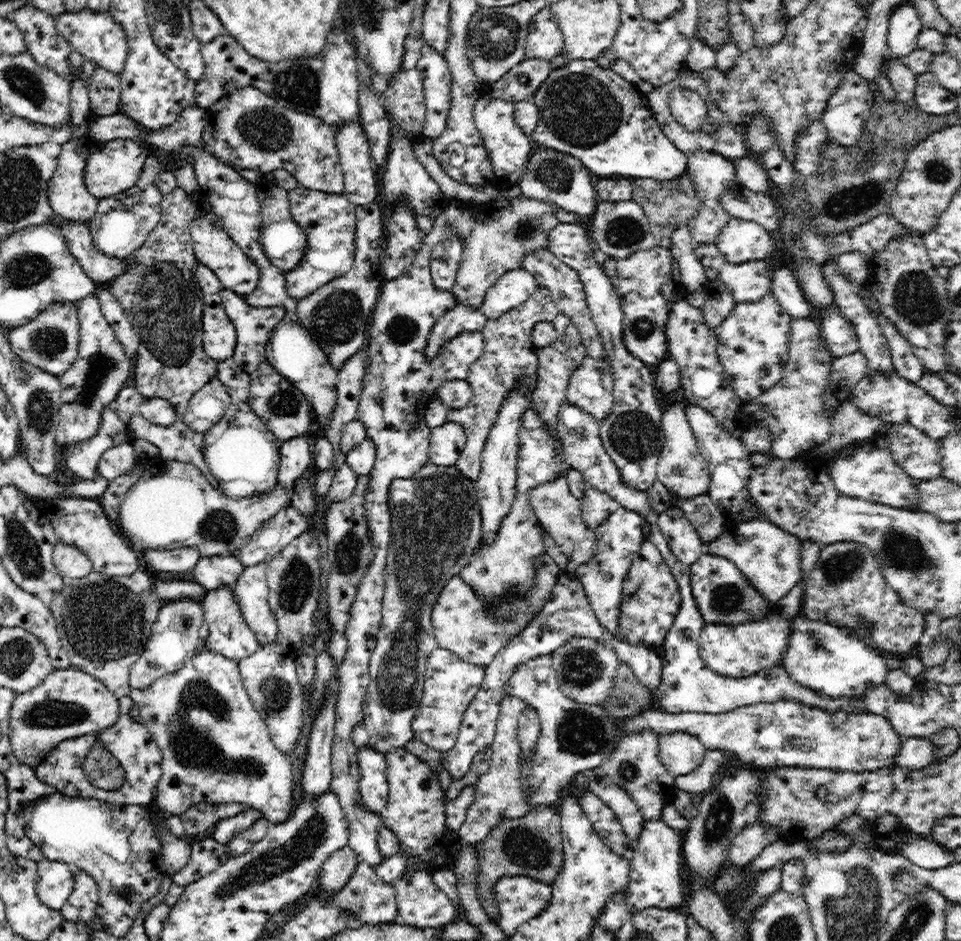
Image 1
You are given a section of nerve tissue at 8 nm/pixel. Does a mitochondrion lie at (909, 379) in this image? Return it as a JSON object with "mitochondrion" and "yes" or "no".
{"mitochondrion":"no"}

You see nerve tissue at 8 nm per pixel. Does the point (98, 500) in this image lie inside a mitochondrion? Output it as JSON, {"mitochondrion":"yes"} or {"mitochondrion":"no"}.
{"mitochondrion":"no"}

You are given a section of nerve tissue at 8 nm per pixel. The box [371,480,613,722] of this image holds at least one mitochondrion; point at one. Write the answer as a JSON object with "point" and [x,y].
{"point":[580,667]}

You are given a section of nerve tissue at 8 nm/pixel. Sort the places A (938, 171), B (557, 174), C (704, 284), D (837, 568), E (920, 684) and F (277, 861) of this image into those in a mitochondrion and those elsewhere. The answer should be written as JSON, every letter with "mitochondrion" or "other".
{"A":"mitochondrion","B":"mitochondrion","C":"other","D":"mitochondrion","E":"other","F":"mitochondrion"}

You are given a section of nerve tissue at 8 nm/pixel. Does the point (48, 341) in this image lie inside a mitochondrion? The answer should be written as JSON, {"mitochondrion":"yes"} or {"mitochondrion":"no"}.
{"mitochondrion":"yes"}

